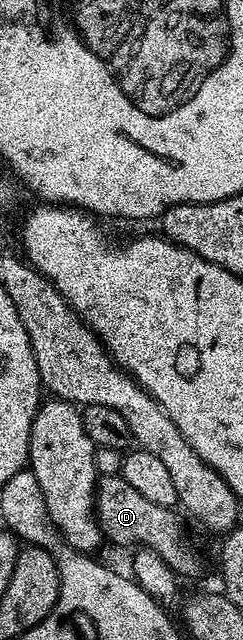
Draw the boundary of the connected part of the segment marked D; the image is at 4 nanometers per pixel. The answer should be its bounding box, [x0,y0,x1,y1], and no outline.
[95,473,201,576]

